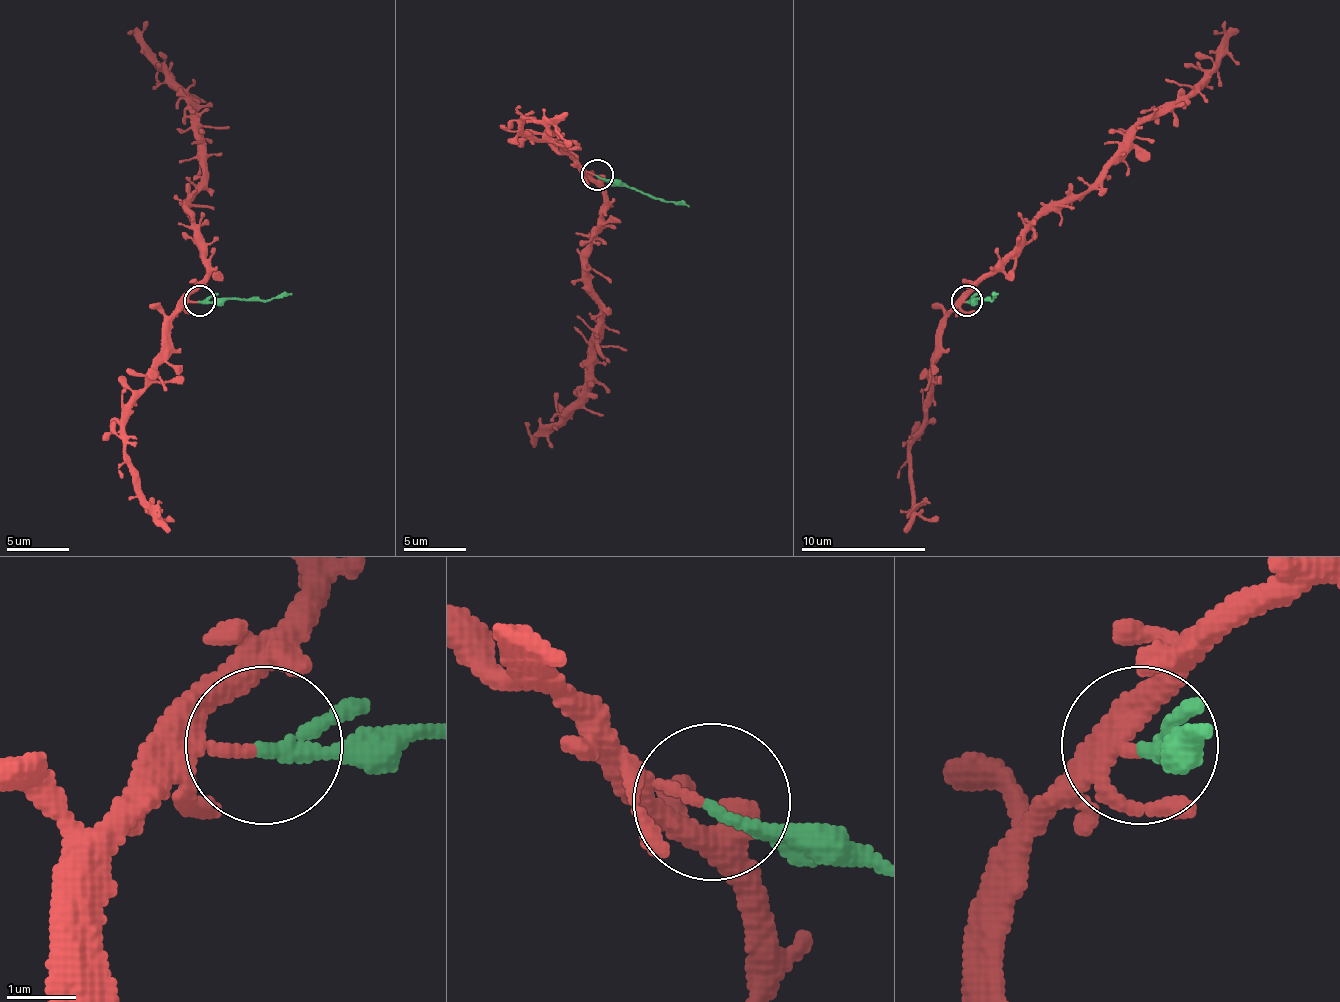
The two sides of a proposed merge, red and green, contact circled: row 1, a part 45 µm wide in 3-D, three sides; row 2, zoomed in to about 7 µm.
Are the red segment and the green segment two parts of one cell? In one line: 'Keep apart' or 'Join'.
Keep apart

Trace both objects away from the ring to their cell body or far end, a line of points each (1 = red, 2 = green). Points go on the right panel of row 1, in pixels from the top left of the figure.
1: (965, 302), (965, 295), (1044, 214), (1084, 192), (1141, 123), (1175, 104), (1216, 60), (1225, 35), (1213, 35)
2: (965, 302), (994, 298), (997, 292)

